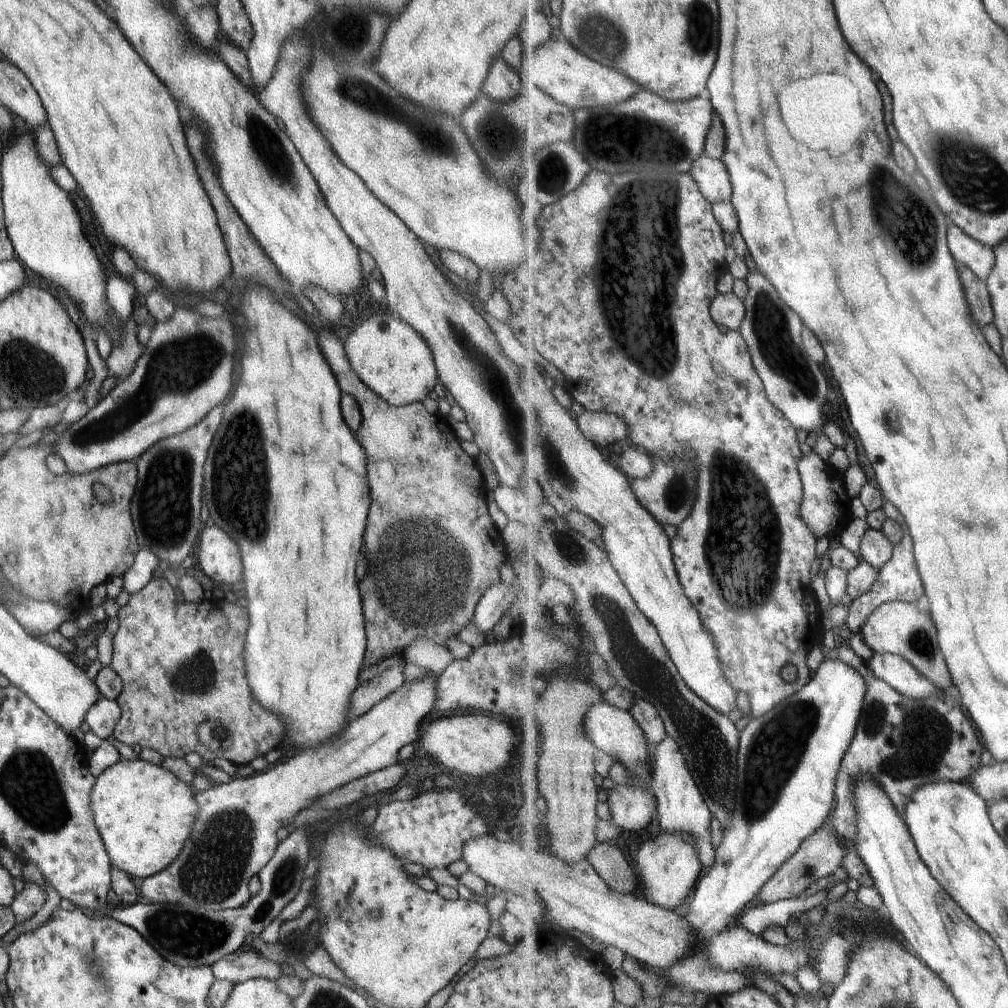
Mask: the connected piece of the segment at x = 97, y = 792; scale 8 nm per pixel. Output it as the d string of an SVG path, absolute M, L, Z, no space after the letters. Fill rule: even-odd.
M142 759L118 761L95 778L90 791L91 811L94 822L103 838L111 864L124 872L130 879L139 880L160 872L170 866L190 836L194 821L199 813L195 790L182 782L162 765L156 766Z

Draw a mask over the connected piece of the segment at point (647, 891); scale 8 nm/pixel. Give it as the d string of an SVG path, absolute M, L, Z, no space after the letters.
M664 831L646 841L637 860L640 870L638 877L645 886L642 896L673 911L688 902L688 894L697 886L696 881L703 877L705 870L699 851L699 838L686 831Z

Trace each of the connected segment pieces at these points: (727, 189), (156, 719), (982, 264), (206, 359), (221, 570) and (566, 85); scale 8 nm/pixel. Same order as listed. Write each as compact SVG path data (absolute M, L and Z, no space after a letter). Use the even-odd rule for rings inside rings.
M706 154L694 163L690 174L698 181L702 192L713 204L733 200L734 183L724 159L713 159Z
M152 578L140 592L130 595L128 604L118 611L119 629L113 636L110 666L122 679L123 689L115 700L121 708L121 717L113 730L113 736L128 746L138 744L142 749L155 750L164 759L184 758L189 752L194 752L204 762L224 757L237 767L250 764L254 758L265 756L269 750L278 748L287 730L276 714L260 708L246 680L242 652L246 630L250 626L248 610L224 599L218 602L178 601L175 593L176 590L166 578ZM206 720L220 722L226 731L230 744L224 752L213 751L199 739L198 728Z
M954 224L949 230L949 245L959 264L968 265L980 278L988 280L997 266L997 252L993 246L976 240Z
M175 308L173 315L164 322L156 322L155 326L151 330L150 339L148 343L143 347L142 354L134 365L132 374L122 382L118 382L116 386L108 391L104 398L101 398L96 406L90 409L87 414L80 420L70 425L63 425L60 427L64 432L60 432L60 441L52 445L52 452L59 454L60 458L64 460L68 473L82 474L93 471L94 469L105 467L110 463L117 463L122 461L135 461L143 452L146 452L153 444L156 444L159 440L165 439L184 432L187 428L198 424L215 406L224 404L227 402L228 393L232 388L232 362L234 362L234 350L236 350L236 344L234 344L234 328L230 322L226 322L226 316L215 319L202 318L197 312L192 310L186 310L186 308Z
M206 526L200 534L200 542L196 546L195 560L200 569L222 584L236 584L242 580L242 560L240 548L218 526Z
M560 33L555 34L545 45L538 47L536 52L532 49L523 52L519 77L523 86L541 88L574 111L625 103L642 90L641 85L626 73L586 56Z

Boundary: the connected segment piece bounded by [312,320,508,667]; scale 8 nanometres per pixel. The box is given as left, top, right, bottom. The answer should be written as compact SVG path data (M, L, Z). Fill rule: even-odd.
M313 320L312 326L341 392L357 400L362 415L362 426L356 431L356 438L366 450L368 484L372 492L372 506L364 534L368 570L358 584L367 640L363 667L377 664L395 653L402 654L418 638L444 647L450 637L456 637L473 620L482 595L492 585L501 582L499 566L508 562L506 544L500 534L502 523L490 503L489 488L476 460L462 450L445 418L428 413L421 402L401 407L388 405L356 376L343 344L333 330Z

